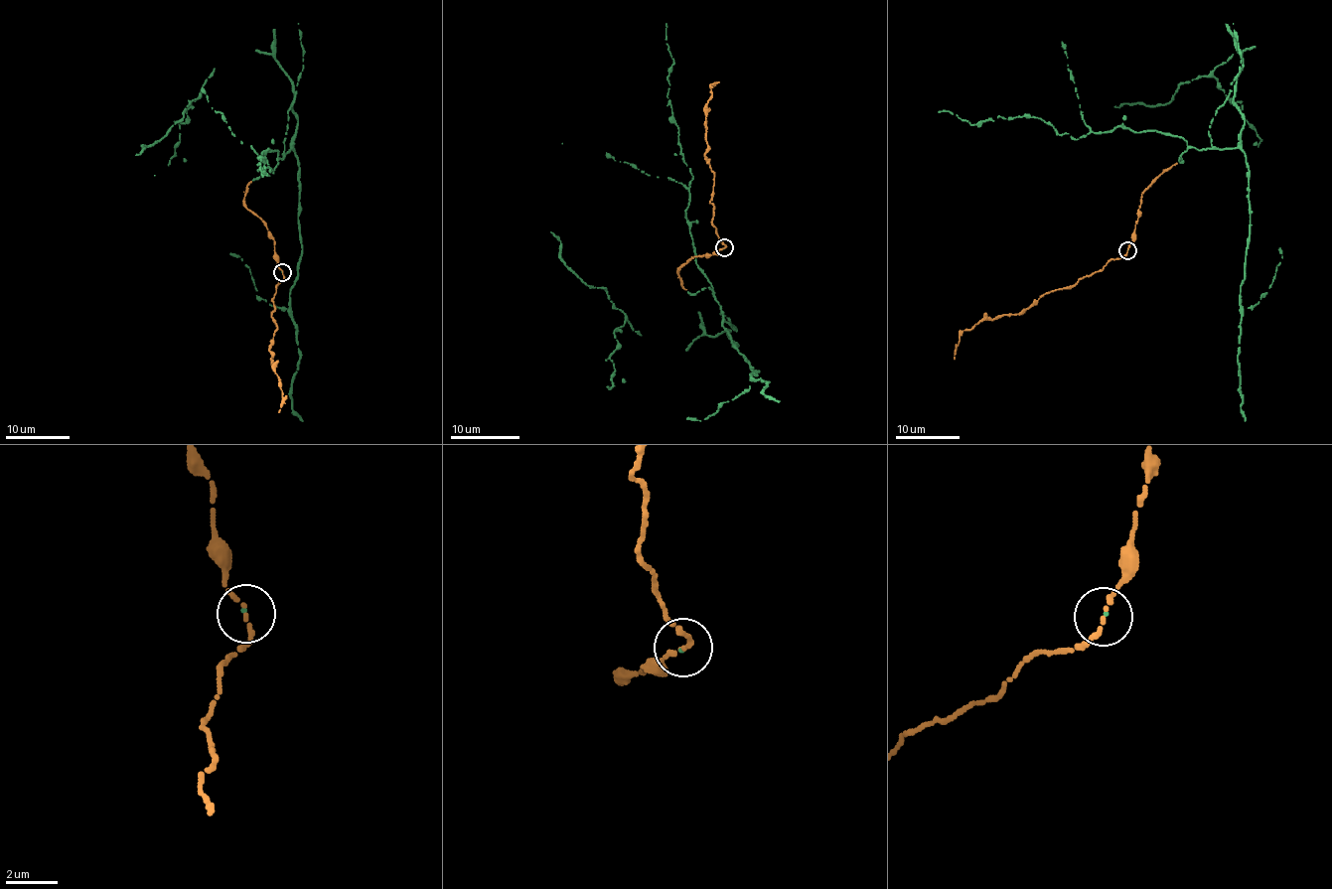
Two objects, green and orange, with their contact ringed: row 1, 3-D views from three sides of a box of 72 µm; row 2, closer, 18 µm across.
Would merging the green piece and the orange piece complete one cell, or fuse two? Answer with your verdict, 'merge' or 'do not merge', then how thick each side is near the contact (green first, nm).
merge; 70 nm thick on the green side, 170 nm on the other

